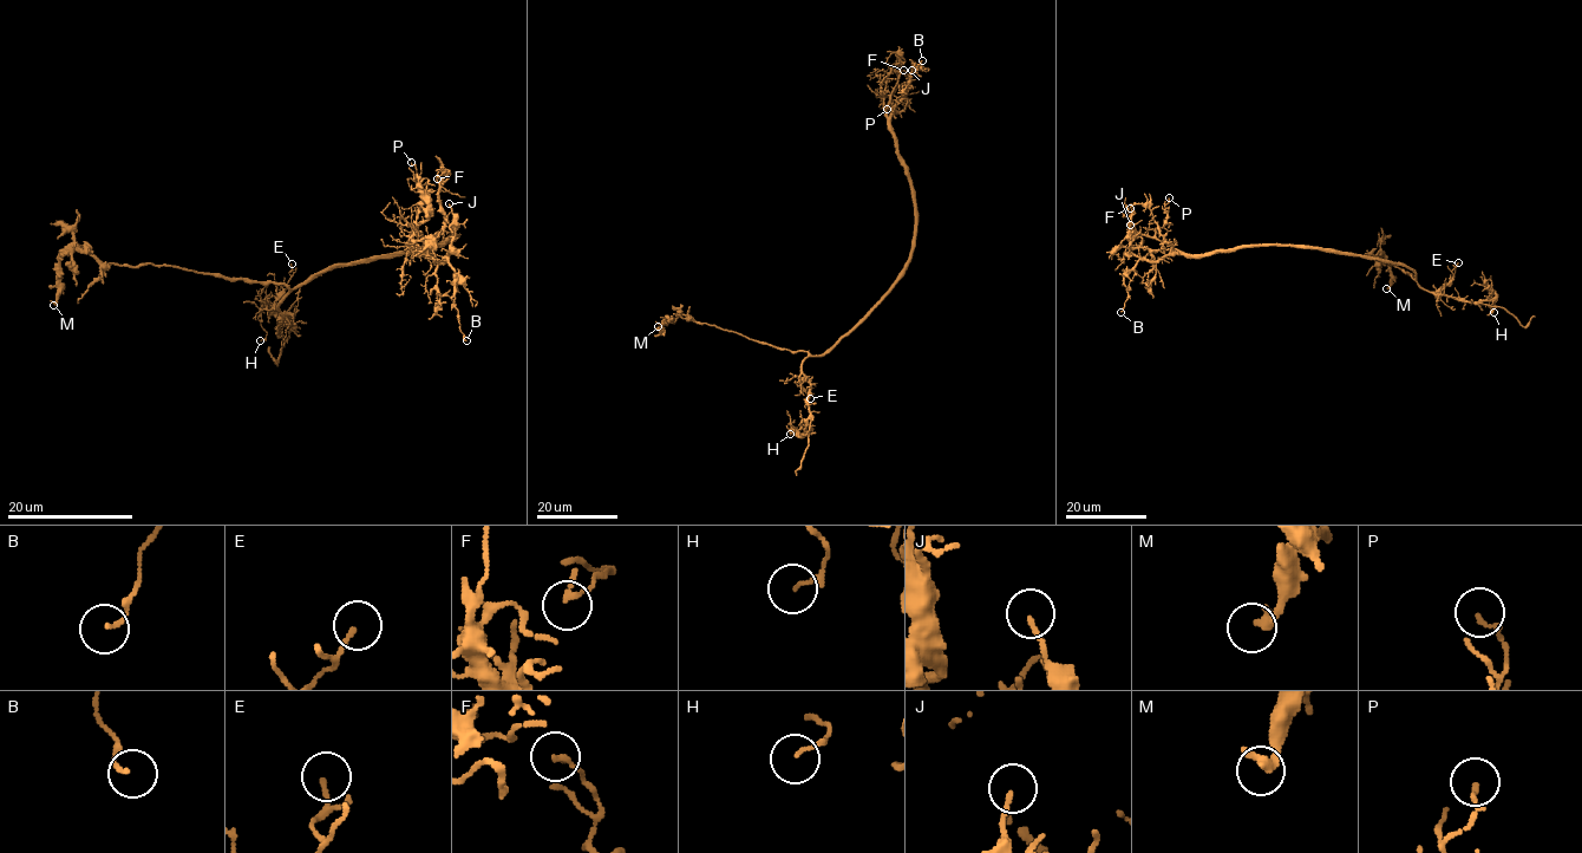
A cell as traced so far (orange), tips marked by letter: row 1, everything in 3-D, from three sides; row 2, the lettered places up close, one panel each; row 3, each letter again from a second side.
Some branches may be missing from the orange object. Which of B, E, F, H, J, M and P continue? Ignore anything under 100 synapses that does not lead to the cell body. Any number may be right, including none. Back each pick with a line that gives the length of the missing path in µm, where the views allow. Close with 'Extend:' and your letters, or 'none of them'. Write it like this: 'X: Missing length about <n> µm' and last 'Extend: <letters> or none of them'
Extend: none of them

